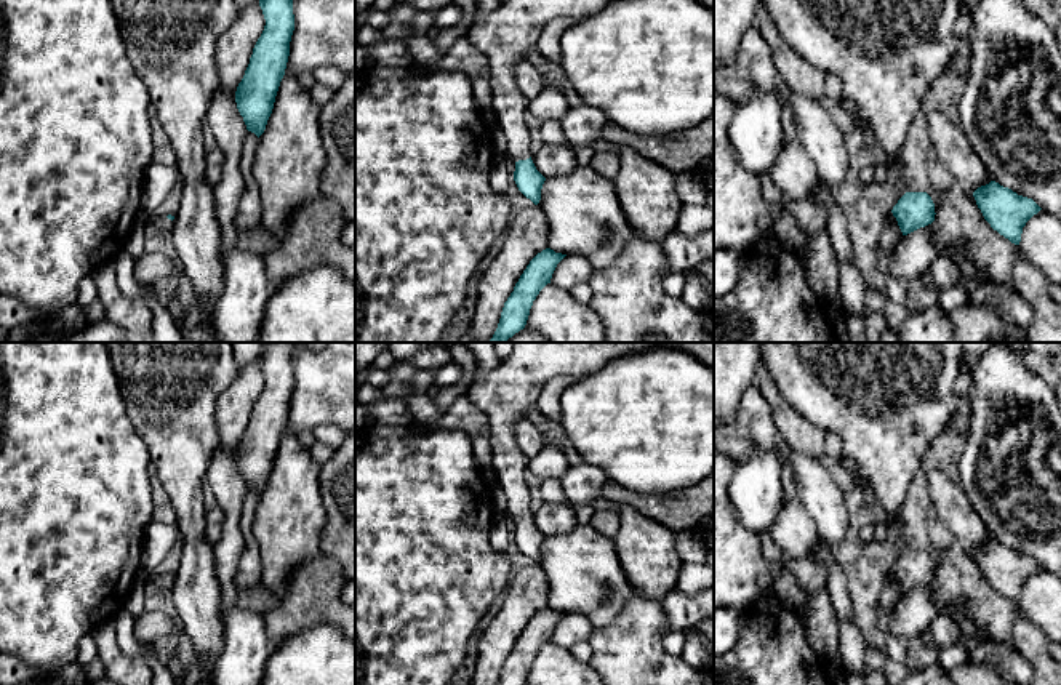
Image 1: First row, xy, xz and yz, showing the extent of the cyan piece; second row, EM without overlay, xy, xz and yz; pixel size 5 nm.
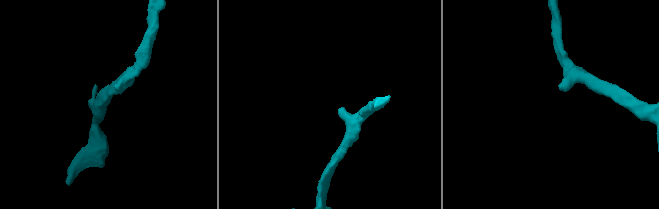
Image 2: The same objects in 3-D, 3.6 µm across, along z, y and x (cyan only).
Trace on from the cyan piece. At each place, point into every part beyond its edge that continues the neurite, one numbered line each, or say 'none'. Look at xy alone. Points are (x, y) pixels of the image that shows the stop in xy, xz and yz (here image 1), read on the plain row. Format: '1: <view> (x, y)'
1: xy (162, 581)

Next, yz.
none

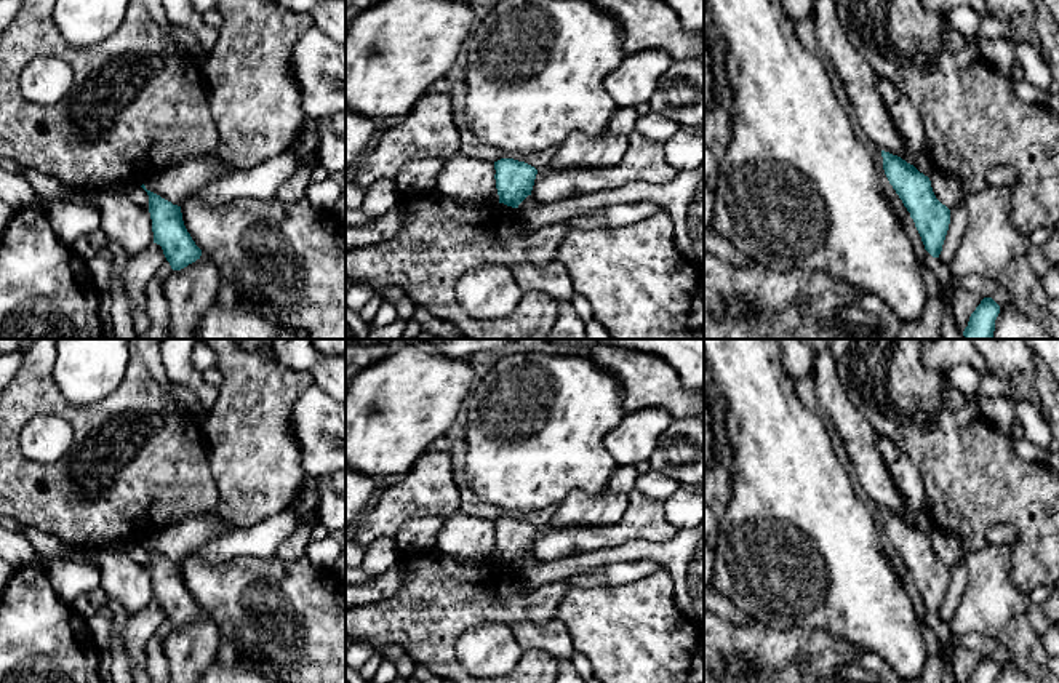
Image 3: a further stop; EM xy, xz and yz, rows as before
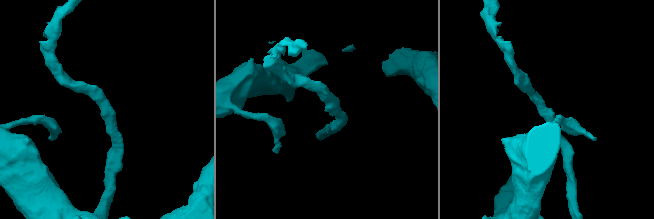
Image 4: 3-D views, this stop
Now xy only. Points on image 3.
none

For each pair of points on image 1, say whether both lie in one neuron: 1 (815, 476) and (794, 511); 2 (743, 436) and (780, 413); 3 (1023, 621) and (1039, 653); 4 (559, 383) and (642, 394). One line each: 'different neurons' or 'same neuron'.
1: different neurons
2: different neurons
3: same neuron
4: different neurons

